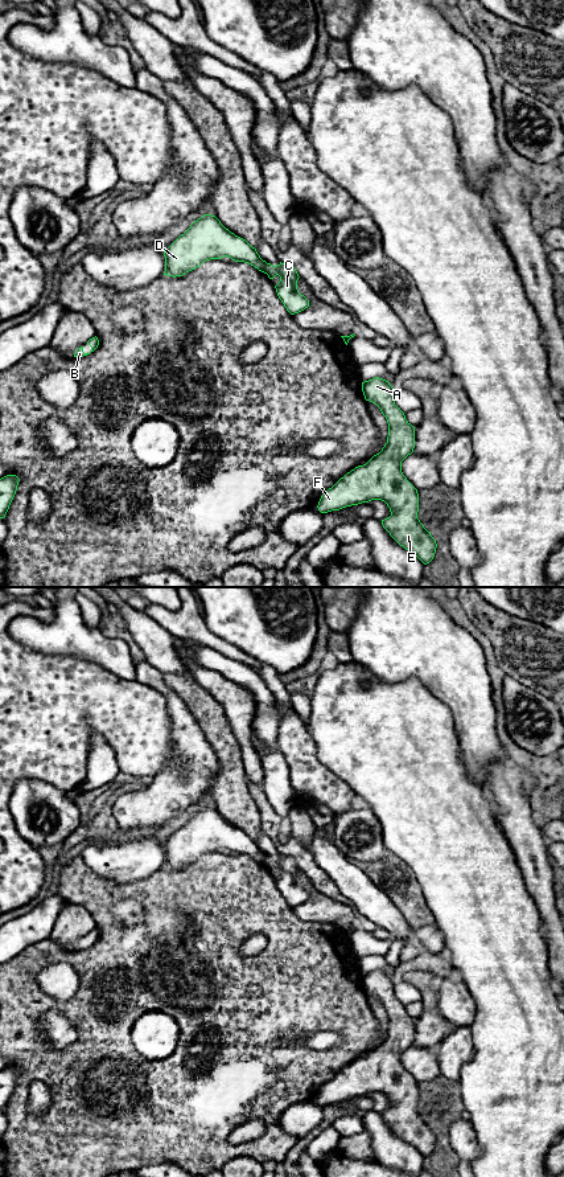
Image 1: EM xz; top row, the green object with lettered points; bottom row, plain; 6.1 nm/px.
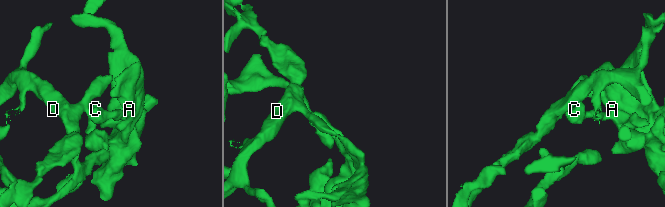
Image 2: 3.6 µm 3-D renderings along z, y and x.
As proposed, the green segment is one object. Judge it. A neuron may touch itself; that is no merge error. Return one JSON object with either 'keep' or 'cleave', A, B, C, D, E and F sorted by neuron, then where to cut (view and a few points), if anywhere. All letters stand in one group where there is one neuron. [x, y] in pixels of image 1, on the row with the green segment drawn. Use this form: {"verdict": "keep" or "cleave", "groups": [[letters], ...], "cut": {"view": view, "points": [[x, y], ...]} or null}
{"verdict": "cleave", "groups": [["A", "C", "E", "F"], ["B", "D"]], "cut": {"view": "xz", "points": [[267, 263], [266, 273]]}}

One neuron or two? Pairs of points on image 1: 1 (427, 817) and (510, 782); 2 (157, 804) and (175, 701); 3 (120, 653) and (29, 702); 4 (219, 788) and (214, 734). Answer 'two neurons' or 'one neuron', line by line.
1: two neurons
2: one neuron
3: two neurons
4: one neuron

